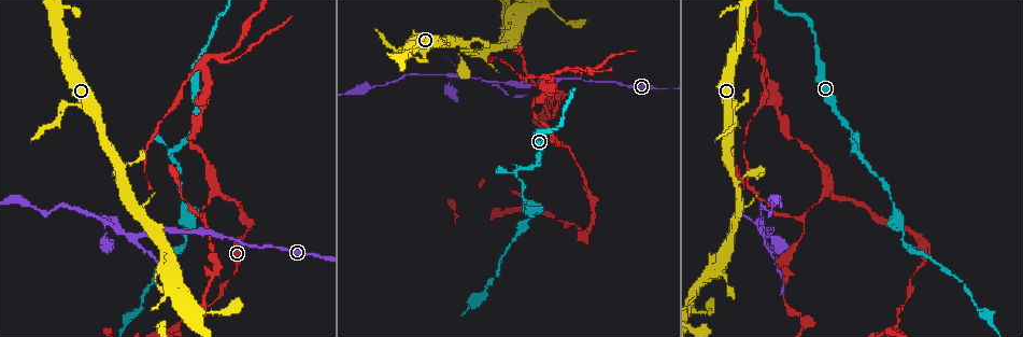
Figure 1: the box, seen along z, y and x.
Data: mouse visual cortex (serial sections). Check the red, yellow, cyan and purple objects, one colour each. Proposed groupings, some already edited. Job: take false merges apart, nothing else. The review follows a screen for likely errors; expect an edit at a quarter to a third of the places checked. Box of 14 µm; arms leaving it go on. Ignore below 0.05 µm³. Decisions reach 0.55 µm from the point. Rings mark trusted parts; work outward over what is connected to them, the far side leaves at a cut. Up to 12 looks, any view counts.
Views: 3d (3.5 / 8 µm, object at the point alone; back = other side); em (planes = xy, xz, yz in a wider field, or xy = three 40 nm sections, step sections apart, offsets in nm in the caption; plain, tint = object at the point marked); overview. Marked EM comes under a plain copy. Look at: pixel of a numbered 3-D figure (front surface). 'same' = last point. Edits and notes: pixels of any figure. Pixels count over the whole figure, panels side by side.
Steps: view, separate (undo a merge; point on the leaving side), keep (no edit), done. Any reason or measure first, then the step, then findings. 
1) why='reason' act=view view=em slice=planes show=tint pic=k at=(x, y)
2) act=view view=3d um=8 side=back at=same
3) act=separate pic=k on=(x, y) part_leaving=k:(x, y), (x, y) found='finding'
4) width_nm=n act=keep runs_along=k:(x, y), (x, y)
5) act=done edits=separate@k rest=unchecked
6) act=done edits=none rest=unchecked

why='thin neck' act=view view=3d um=8 pic=1 at=(803, 216)

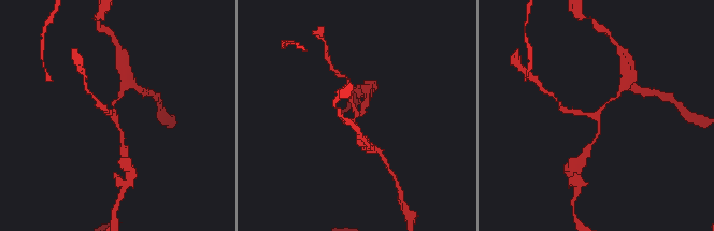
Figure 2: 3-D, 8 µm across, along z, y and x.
act=view view=3d um=3.5 pic=2 at=(117, 115)

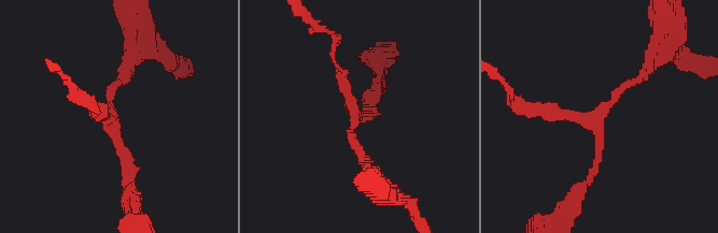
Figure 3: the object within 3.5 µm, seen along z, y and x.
arms=3 arm_widths_nm=150,150,150 act=view view=em slice=planes show=tint pic=3 at=(113, 120)

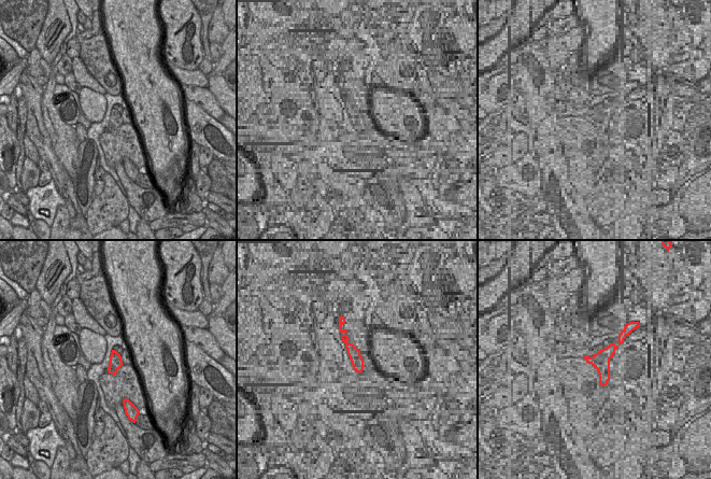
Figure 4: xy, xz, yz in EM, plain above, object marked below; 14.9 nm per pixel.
act=keep runs_along=3:(645, 70), (597, 119), (597, 159), (585, 185) found='continuous, no second cell'

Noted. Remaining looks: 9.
why='a fork' act=view view=3d um=8 pic=1 at=(483, 81)

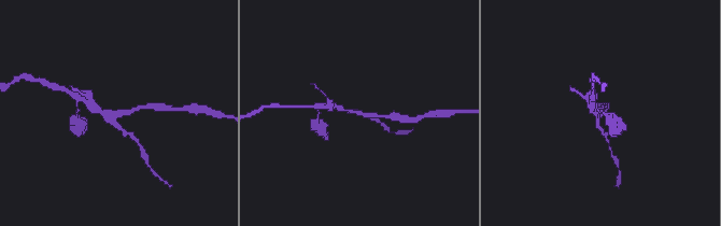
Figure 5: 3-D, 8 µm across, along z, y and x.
arms=3 arm_widths_nm=150,150,200 act=view view=em slice=xy step=2 show=tint pic=5 at=(356, 115)

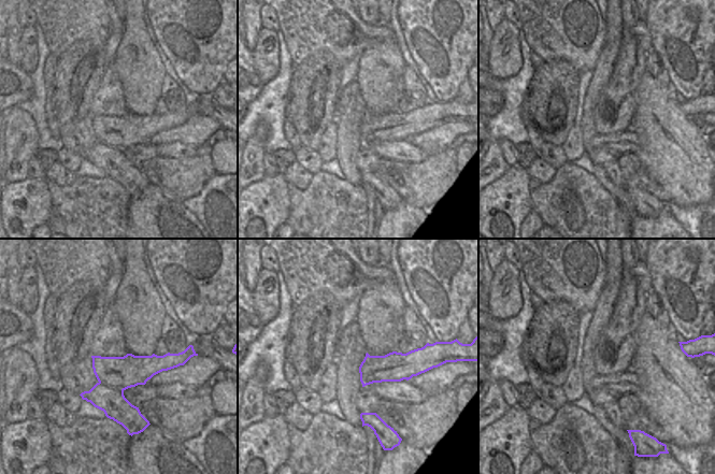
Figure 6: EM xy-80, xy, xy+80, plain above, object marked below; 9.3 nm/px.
width_nm=260 act=separate pic=5 on=(125, 133) found='two cells meet here'

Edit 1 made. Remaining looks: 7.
why='see it whole again' act=view view=overview

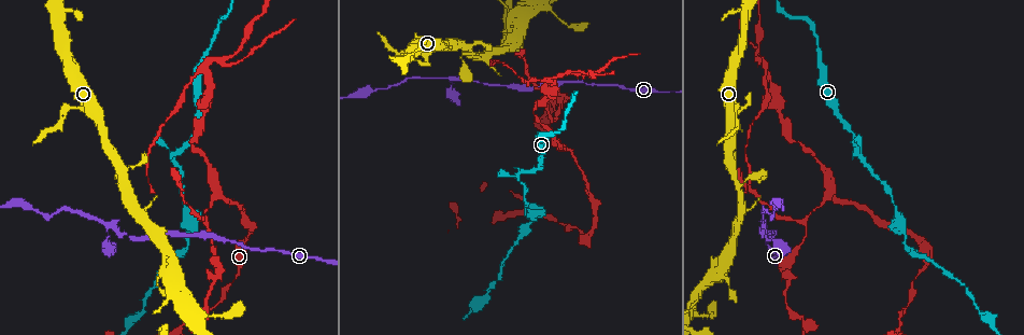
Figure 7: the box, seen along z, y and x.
why='sharp bend' act=view view=3d um=3.5 pic=7 at=(520, 173)

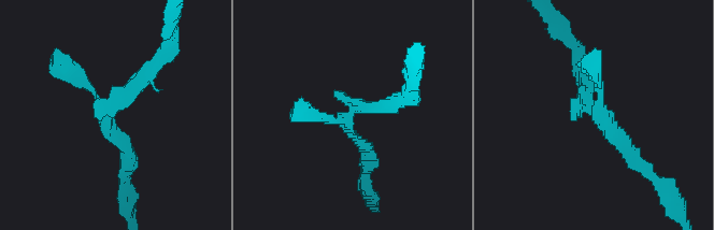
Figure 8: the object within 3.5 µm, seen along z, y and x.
why='shape alone is not enough' act=view view=em slice=xy step=5 show=tint pic=8 at=(107, 110)

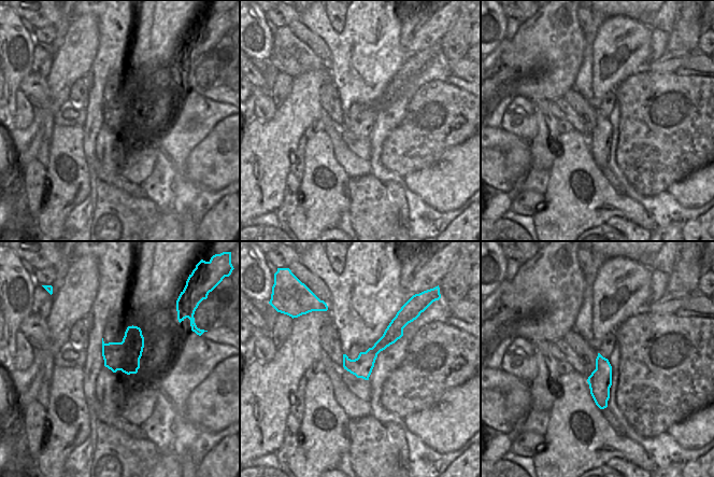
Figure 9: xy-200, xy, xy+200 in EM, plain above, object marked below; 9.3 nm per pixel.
width_nm=200 act=keep runs_along=8:(581, 62), (587, 105), (639, 164) found='all the same cell'

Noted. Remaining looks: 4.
why='side arm on a straight run' act=view view=3d um=3.5 pic=7 at=(469, 51)

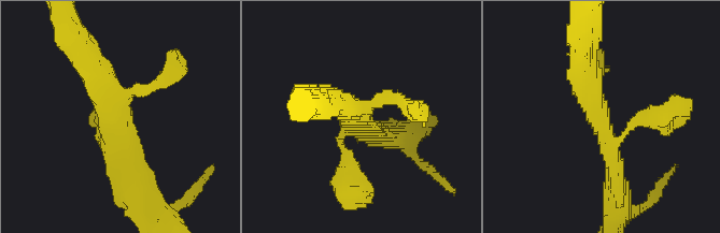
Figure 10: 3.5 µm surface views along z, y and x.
why='shape alone is not enough' act=view view=em slice=xy step=5 show=tint pic=10 at=(116, 124)

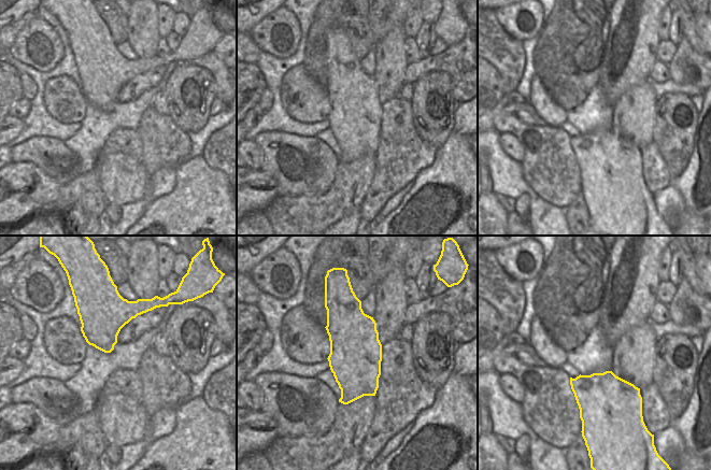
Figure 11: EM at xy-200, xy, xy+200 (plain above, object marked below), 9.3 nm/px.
width_nm=480 act=keep runs_along=10:(89, 61), (120, 127), (132, 190) found='continuous, no second cell'

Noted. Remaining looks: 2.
why='thin neck' act=view view=3d um=3.5 pic=7 at=(224, 61)

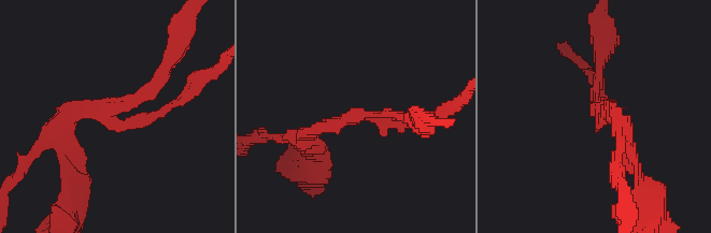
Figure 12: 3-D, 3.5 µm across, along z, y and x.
arms=3 arm_widths_nm=150,150,250 why='now the EM' act=view view=em slice=planes show=tint pic=12 at=(599, 110)

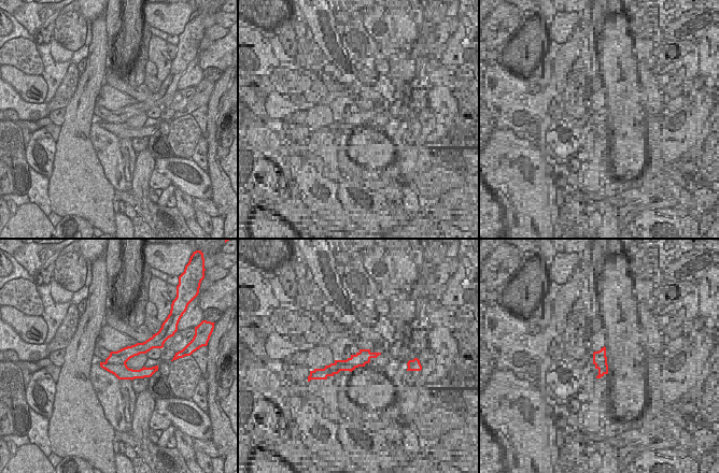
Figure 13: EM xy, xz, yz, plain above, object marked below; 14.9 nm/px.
act=separate pic=12 on=(393, 125) part_leaving=12:(48, 135), (25, 164) found='two cells meet here'

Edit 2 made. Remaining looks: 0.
act=done edits=separate@5,separate@12 rest=unchecked

